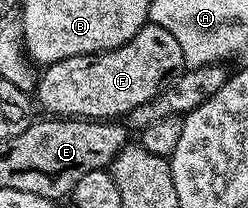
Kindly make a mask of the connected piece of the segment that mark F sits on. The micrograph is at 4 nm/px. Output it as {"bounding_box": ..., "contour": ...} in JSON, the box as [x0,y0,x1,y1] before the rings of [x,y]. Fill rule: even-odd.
{"bounding_box":[34,21,184,121],"contour":[[[149,21],[118,49],[47,64],[36,80],[34,99],[48,117],[112,121],[162,93],[184,70],[182,48],[176,38]]]}

